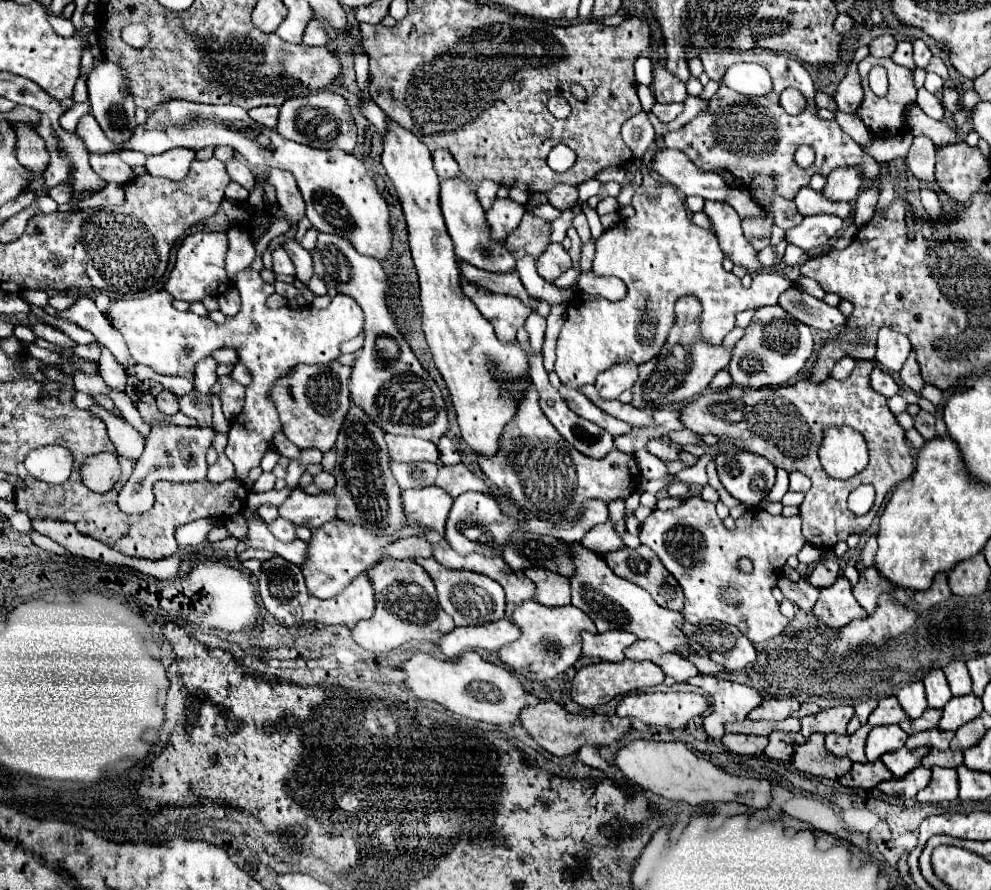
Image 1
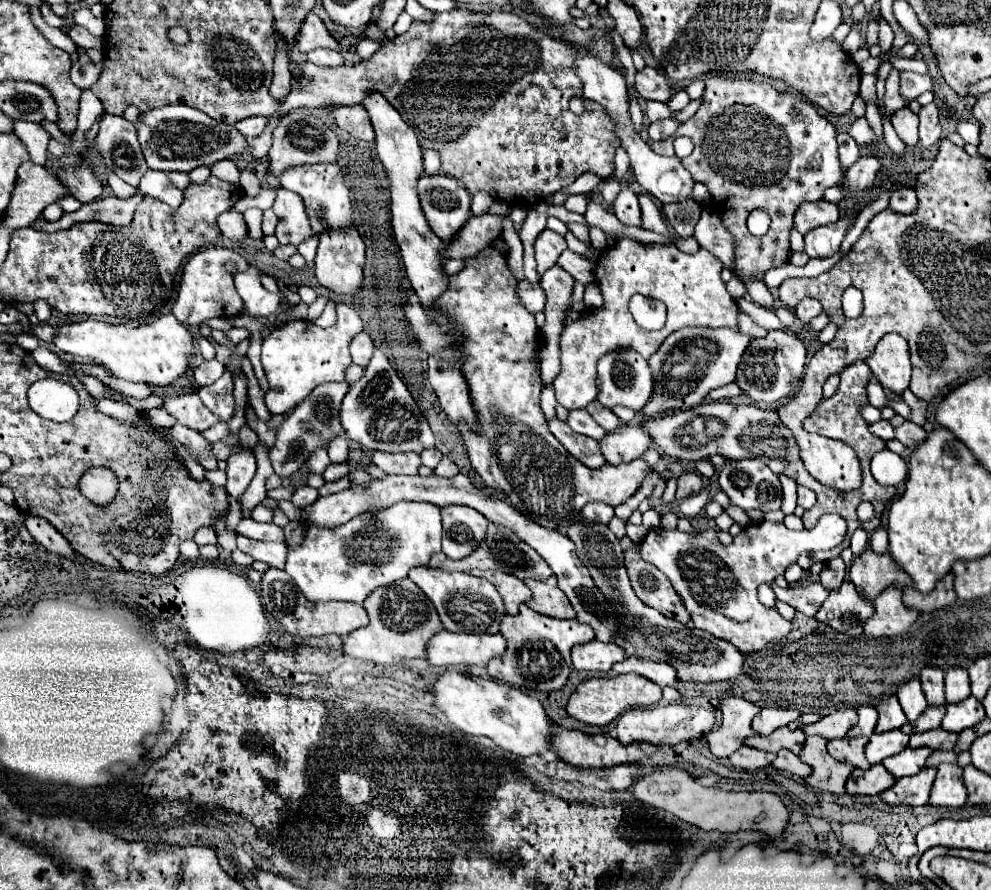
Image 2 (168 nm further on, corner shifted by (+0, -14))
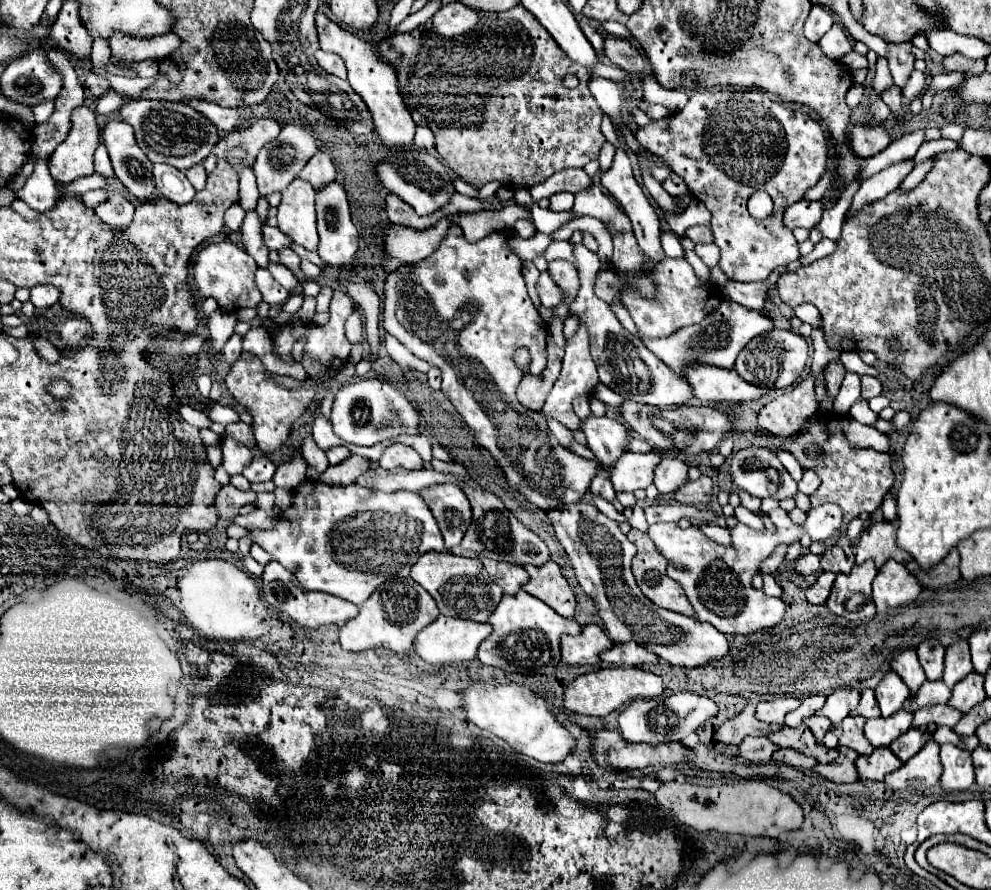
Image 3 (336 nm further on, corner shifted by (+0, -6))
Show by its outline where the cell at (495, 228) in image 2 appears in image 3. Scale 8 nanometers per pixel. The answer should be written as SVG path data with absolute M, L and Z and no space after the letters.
M447 217L437 221L425 231L415 231L405 225L389 225L385 233L385 255L393 257L401 263L415 263L429 257L445 237L449 225L453 225Z

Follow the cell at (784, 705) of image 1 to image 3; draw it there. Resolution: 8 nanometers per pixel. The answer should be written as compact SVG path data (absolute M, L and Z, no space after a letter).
M777 699L757 705L757 719L763 723L783 723L785 715L801 705L799 699Z

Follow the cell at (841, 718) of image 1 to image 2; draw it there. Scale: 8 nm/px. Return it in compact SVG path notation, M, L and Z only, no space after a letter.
M841 709L835 711L827 717L823 717L821 721L813 723L813 725L805 725L803 733L809 735L821 735L825 739L843 739L847 735L847 731L857 723L857 711L855 709Z

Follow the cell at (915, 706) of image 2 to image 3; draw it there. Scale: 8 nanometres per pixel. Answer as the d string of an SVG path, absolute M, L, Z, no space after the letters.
M905 649L905 651L901 651L901 653L891 661L891 669L909 685L911 691L917 691L917 687L921 687L921 683L927 679L923 667L919 665L917 651L915 651L915 649Z

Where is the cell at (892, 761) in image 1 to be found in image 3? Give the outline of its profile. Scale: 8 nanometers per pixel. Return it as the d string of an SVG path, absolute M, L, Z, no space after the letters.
M935 723L933 725L923 725L923 727L911 727L905 735L895 739L889 747L901 761L907 761L925 745L925 741L931 739L933 731L935 731Z

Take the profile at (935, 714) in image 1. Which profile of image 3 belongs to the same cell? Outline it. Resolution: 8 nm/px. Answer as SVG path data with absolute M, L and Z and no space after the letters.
M939 679L939 681L925 681L917 693L911 695L911 701L915 707L927 707L935 703L947 703L951 697L951 689Z

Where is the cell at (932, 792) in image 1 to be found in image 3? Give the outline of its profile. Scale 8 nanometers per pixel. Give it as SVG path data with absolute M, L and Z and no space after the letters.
M945 743L941 745L941 763L943 763L943 775L939 781L941 787L951 791L961 791L973 785L975 771L971 761L971 751Z

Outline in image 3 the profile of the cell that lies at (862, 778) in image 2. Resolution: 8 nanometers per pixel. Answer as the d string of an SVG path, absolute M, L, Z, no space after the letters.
M877 747L871 755L861 755L857 759L857 771L861 775L861 781L871 779L871 781L883 781L883 777L887 773L897 771L903 765L901 759L897 759L897 755L893 755L893 751L889 747Z

